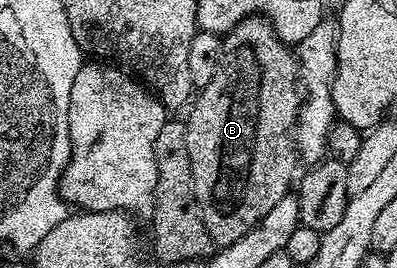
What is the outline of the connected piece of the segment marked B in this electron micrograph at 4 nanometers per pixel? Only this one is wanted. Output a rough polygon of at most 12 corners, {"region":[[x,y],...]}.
{"region":[[262,16],[223,38],[186,115],[216,247],[296,181],[296,51]]}

